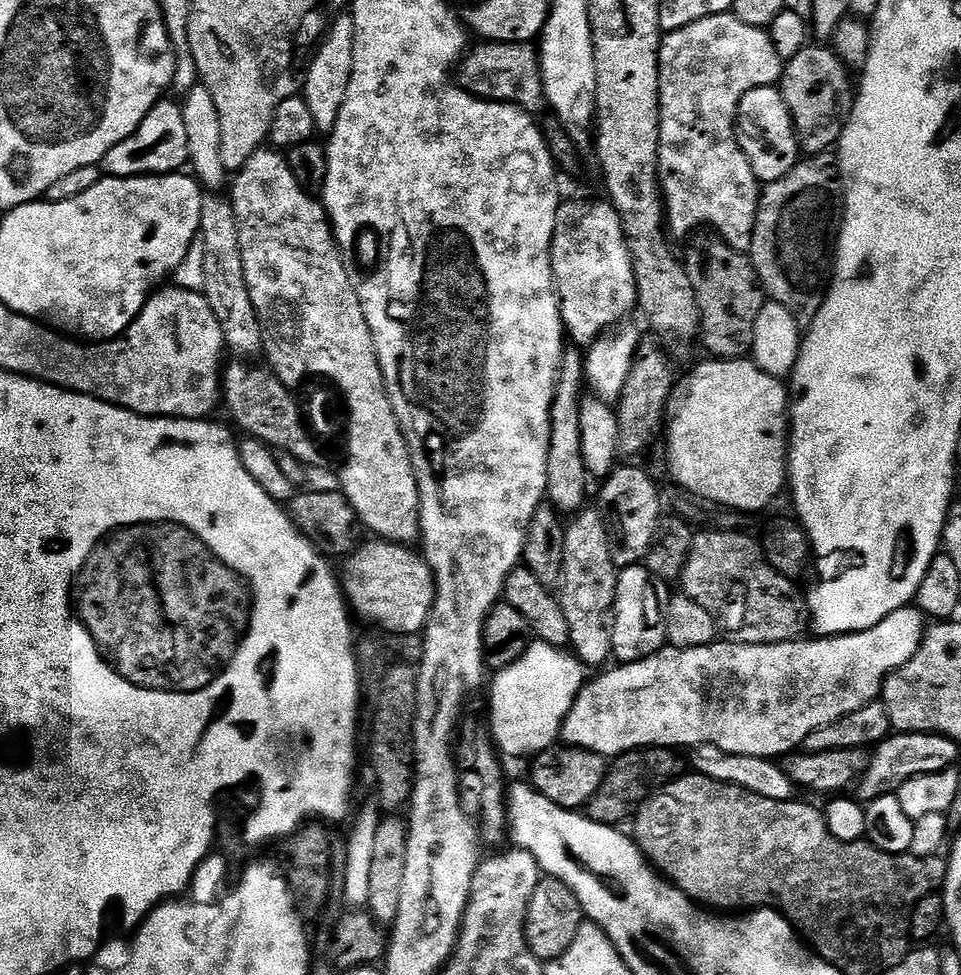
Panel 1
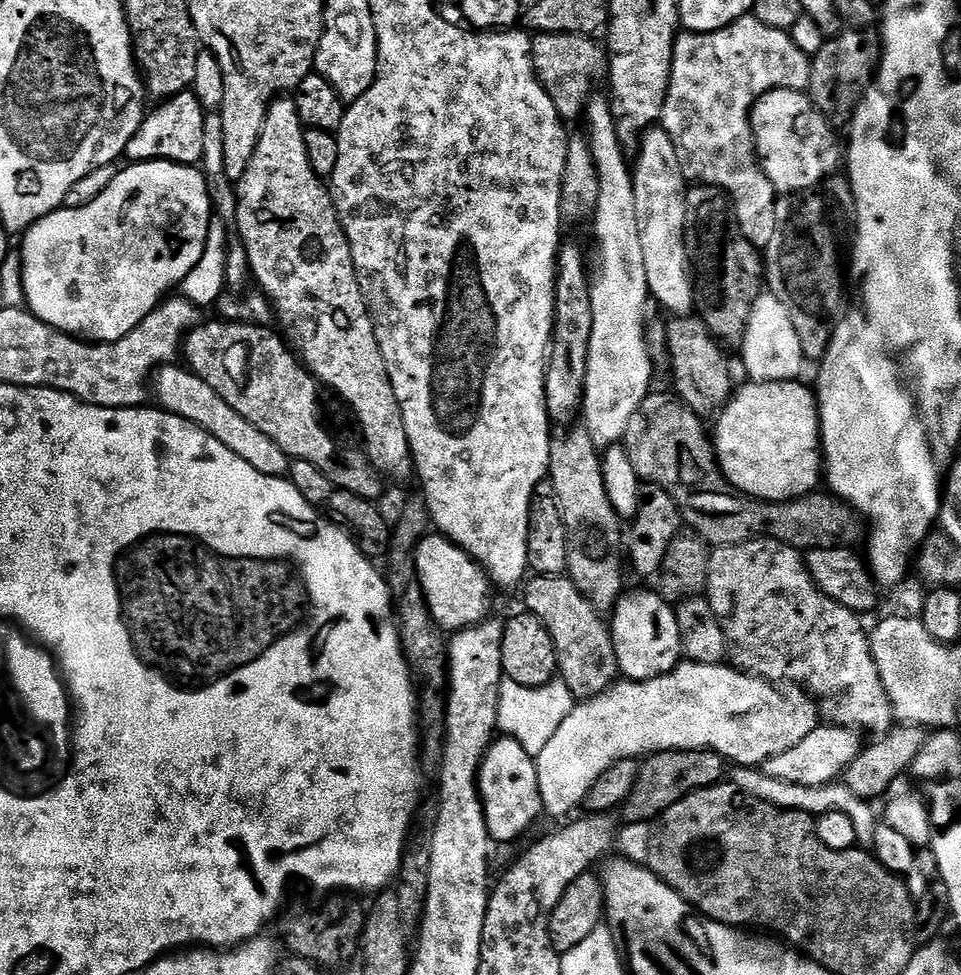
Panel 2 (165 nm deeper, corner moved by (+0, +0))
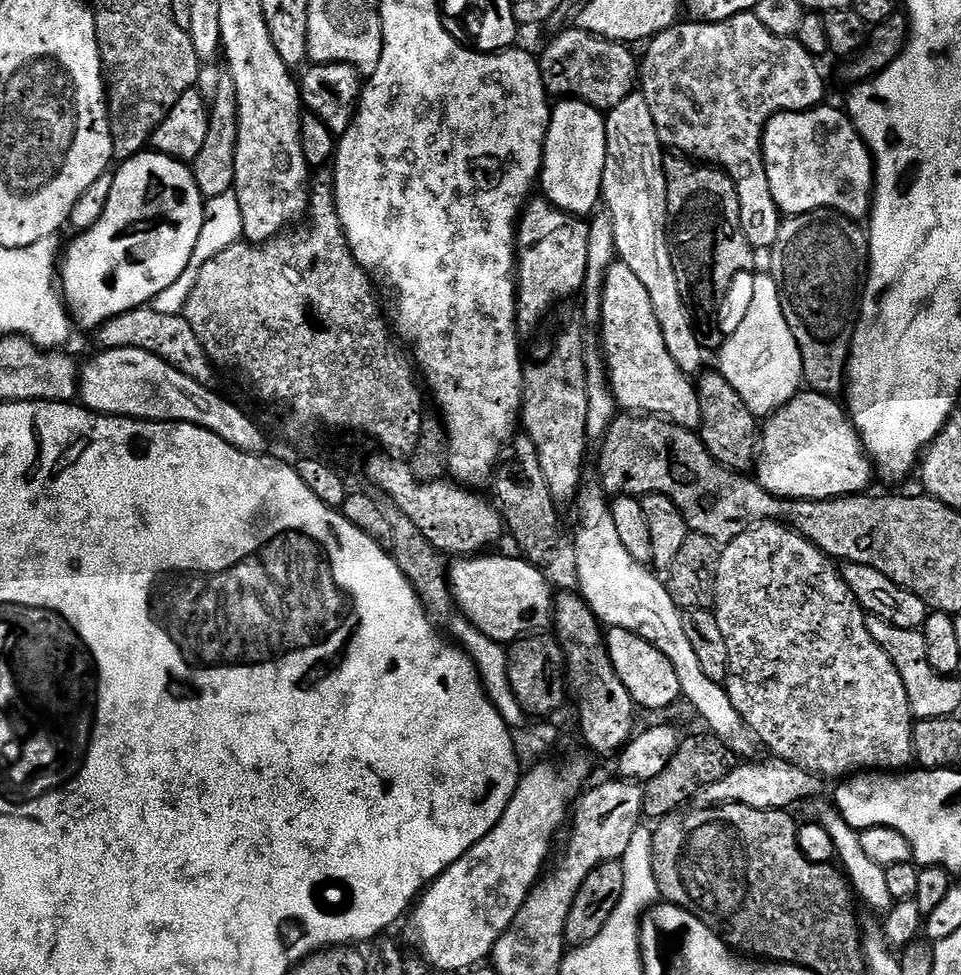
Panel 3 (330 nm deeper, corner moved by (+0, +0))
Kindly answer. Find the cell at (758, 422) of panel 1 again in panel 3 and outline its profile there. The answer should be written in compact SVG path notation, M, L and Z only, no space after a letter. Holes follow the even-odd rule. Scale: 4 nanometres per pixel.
M804 390L797 394L789 404L782 405L777 412L772 413L763 421L762 431L758 436L758 455L754 465L755 479L766 489L770 494L779 496L785 500L835 500L837 496L851 496L860 494L865 491L864 488L871 482L874 477L874 465L868 459L864 451L864 443L860 441L860 436L856 433L856 428L852 425L852 421L845 409L836 405L837 401L830 396L824 396L821 392Z

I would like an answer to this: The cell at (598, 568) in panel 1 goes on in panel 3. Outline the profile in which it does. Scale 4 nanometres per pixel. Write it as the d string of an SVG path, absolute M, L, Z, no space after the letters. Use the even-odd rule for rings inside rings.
M568 324L560 332L556 340L556 349L548 356L545 364L525 367L524 390L522 393L522 428L538 450L538 462L542 462L542 474L546 478L546 486L550 486L550 494L557 505L575 501L576 493L585 479L584 451L588 448L590 437L586 418L588 417L588 361L584 352L584 336L576 324Z

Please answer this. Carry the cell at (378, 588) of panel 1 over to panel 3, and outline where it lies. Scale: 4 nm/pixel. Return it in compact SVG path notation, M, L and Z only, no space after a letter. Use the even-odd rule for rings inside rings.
M477 554L467 558L456 558L447 569L447 585L451 591L451 599L455 607L463 612L465 618L486 638L495 640L505 646L529 635L539 633L552 624L554 611L554 589L548 584L543 571L537 565L519 555L492 556L493 554Z

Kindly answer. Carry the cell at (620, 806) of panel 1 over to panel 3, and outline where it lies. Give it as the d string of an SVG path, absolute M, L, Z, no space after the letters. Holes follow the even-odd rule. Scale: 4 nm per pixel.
M685 735L680 742L680 748L670 758L666 770L658 774L658 778L650 778L644 785L644 816L659 822L674 812L679 812L689 802L699 797L700 791L722 778L730 767L730 753L728 747L716 736ZM729 760L729 761L728 761ZM687 800L692 800L688 801ZM685 803L685 804L684 804Z

